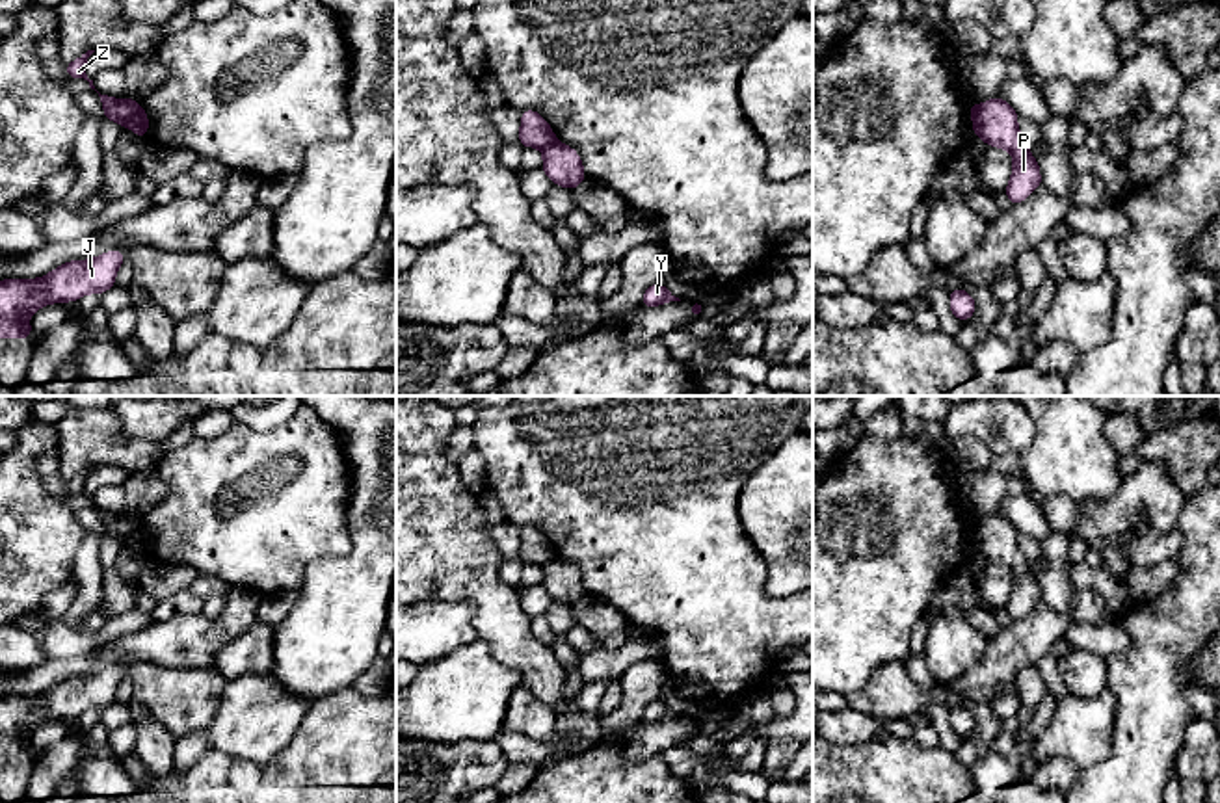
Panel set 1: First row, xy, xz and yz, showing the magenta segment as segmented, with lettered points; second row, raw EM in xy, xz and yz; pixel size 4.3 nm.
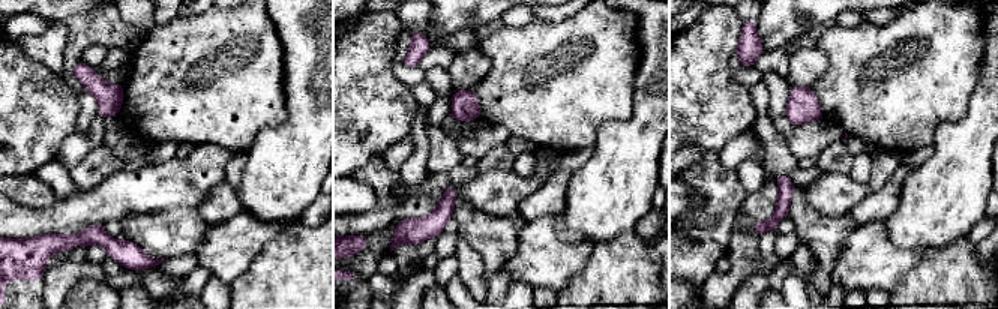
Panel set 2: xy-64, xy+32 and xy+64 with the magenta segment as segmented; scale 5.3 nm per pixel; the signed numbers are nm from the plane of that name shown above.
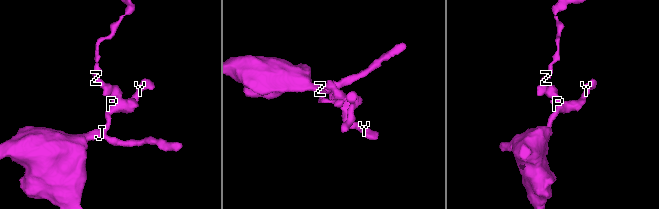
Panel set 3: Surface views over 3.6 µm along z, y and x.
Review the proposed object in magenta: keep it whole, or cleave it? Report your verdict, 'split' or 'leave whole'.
split

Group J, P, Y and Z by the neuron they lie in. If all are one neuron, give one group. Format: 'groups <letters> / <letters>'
groups J P Y / Z

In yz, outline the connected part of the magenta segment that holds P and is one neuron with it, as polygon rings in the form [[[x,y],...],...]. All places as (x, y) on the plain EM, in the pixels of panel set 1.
[[[995,513],[976,522],[973,548],[986,561],[1001,563],[1012,569],[1014,587],[1004,606],[1012,621],[1023,619],[1038,602],[1041,602],[1038,576],[1017,545],[1015,526]]]

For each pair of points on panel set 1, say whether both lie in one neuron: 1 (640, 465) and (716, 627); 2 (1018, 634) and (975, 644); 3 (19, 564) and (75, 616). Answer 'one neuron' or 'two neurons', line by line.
1: one neuron
2: two neurons
3: two neurons

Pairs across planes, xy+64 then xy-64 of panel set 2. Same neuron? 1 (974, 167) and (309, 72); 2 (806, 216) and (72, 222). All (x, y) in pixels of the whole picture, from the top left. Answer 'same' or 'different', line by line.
1: same
2: different

